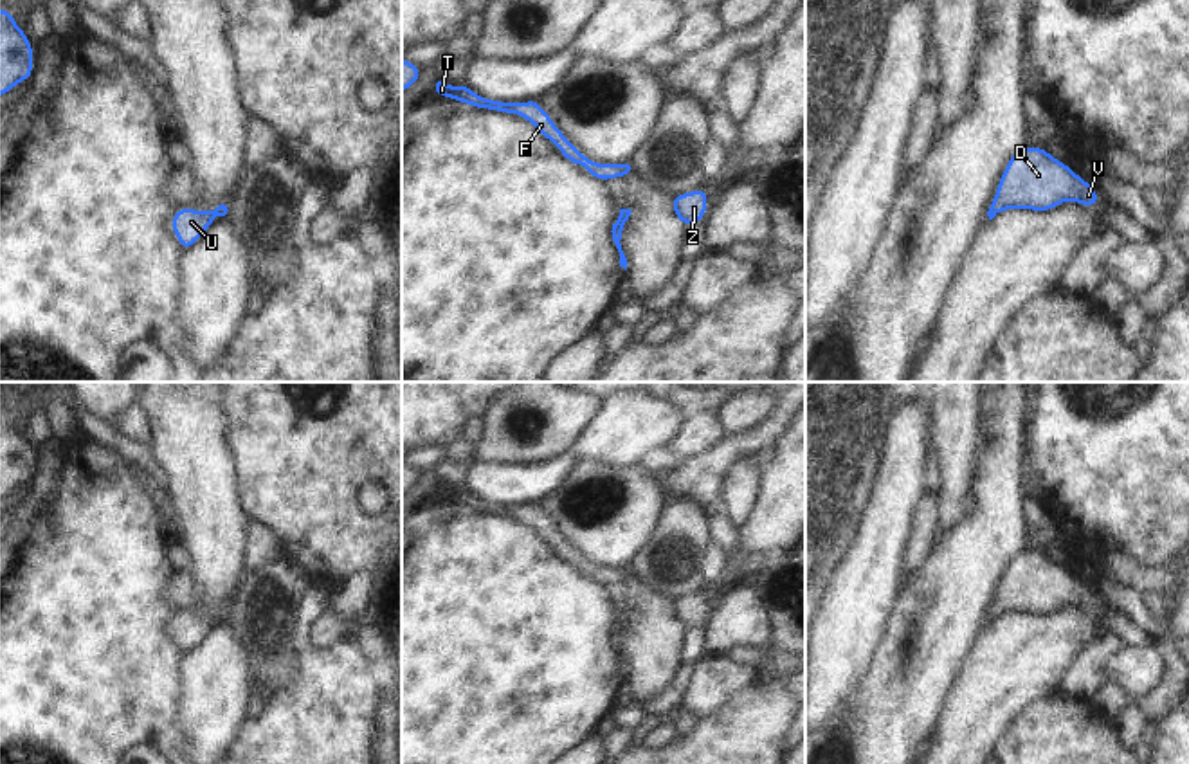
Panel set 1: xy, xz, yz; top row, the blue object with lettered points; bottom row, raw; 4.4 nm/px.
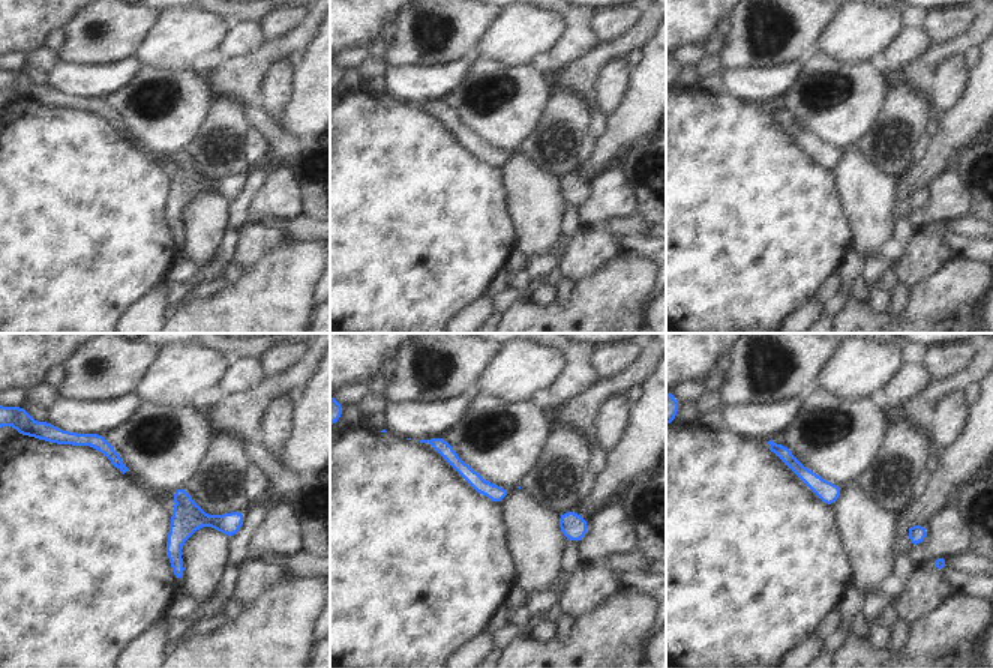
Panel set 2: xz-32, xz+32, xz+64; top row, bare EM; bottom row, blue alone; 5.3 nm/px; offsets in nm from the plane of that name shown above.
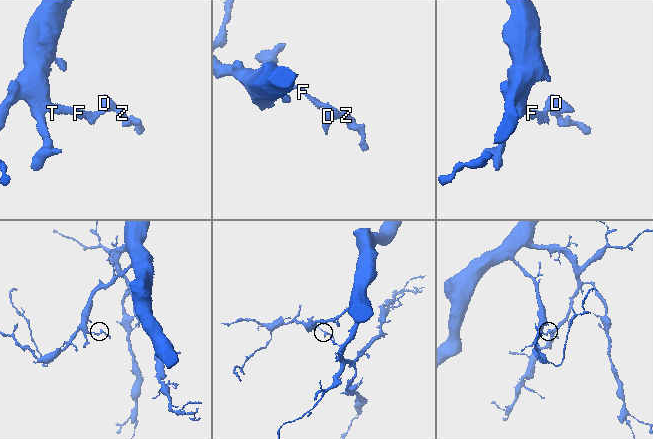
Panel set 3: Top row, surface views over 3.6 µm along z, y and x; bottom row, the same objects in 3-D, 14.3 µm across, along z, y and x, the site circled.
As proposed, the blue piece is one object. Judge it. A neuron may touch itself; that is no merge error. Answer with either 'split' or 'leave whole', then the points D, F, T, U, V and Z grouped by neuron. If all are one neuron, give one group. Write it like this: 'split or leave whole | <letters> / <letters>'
leave whole | D F T U V Z

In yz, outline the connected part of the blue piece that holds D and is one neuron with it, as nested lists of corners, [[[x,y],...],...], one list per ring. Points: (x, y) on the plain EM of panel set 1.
[[[1023,550],[1009,562],[987,620],[993,623],[1005,613],[1043,616],[1066,604],[1095,611],[1099,598],[1045,551]]]

